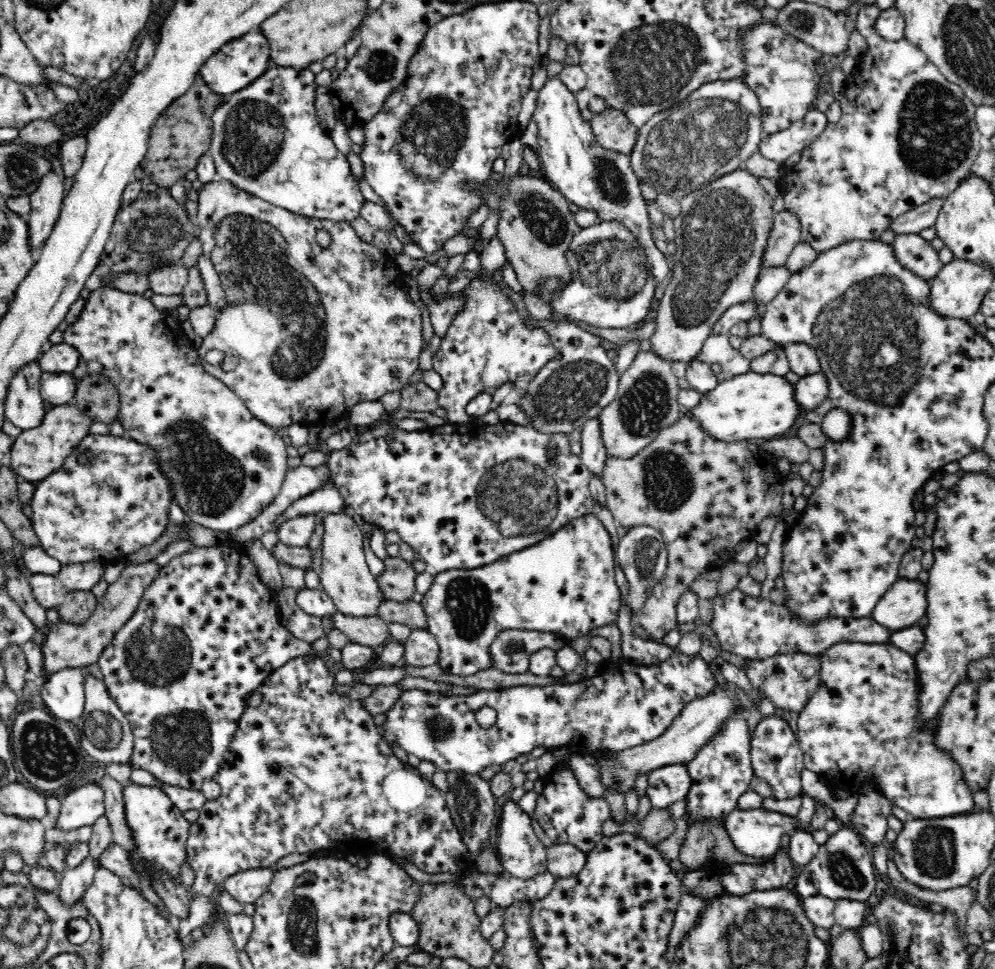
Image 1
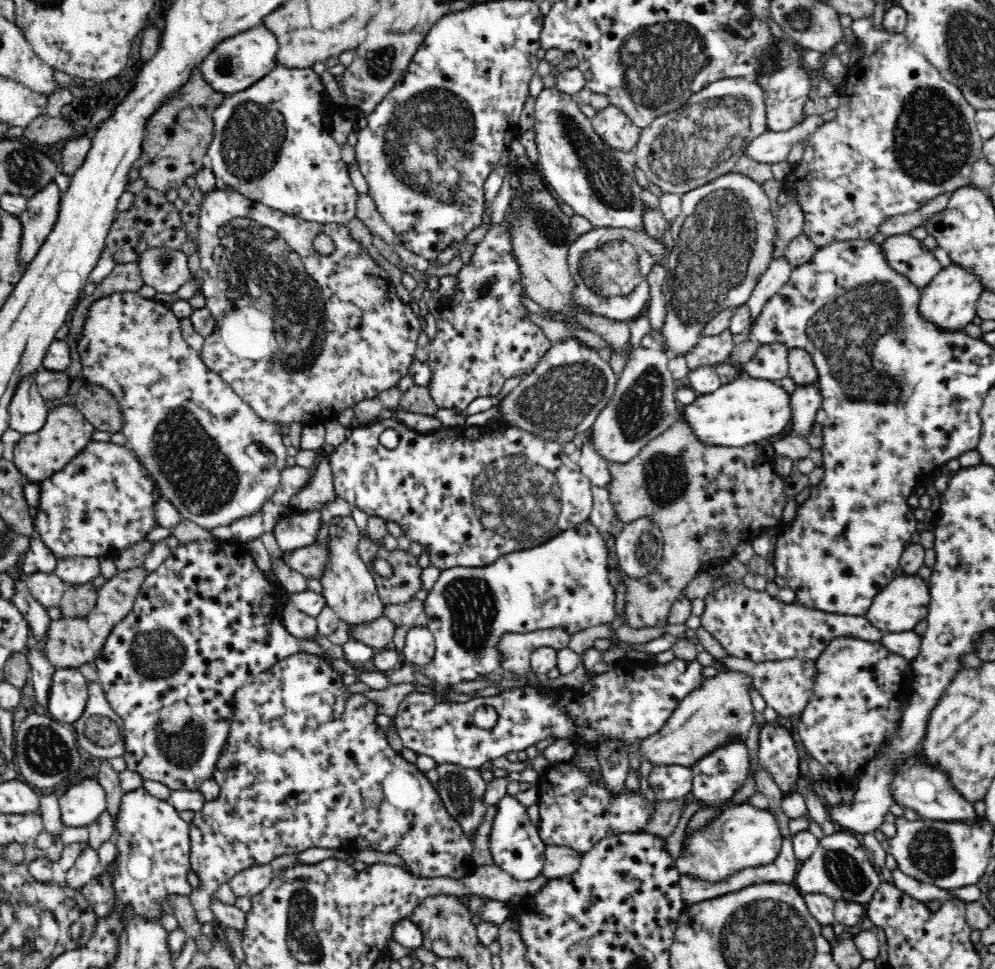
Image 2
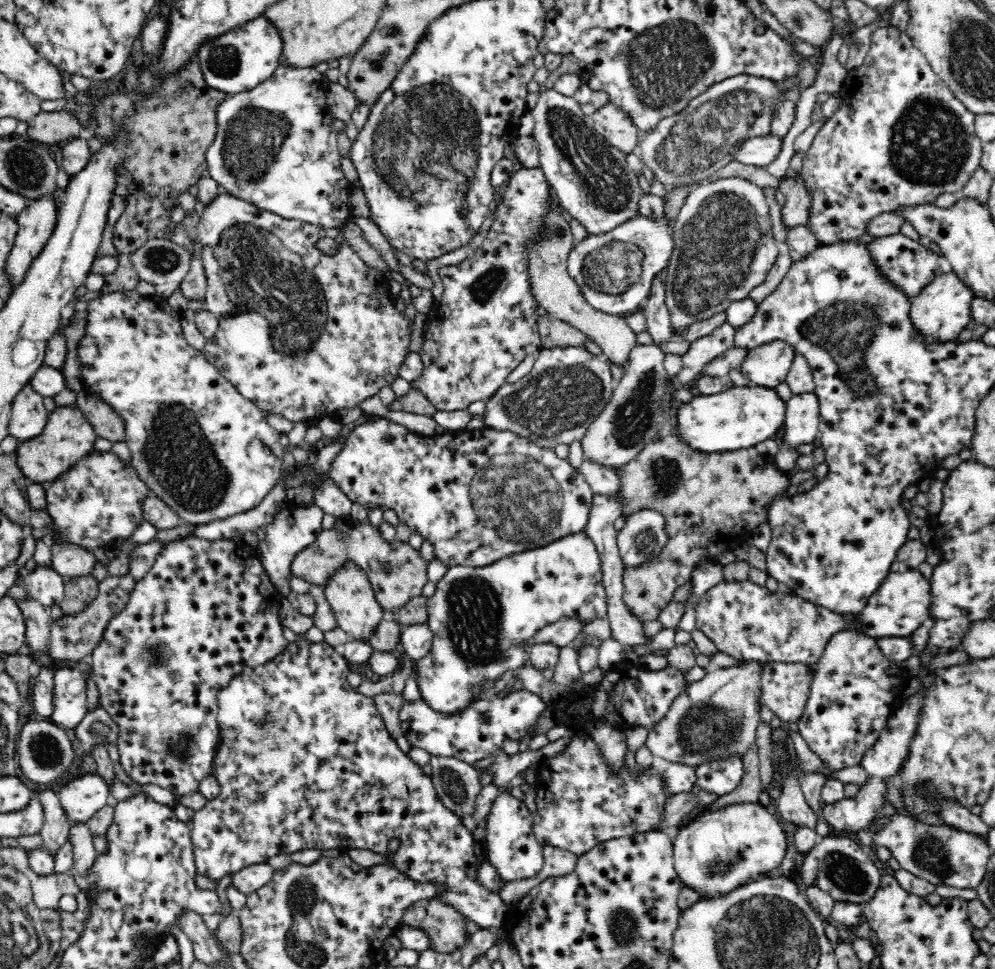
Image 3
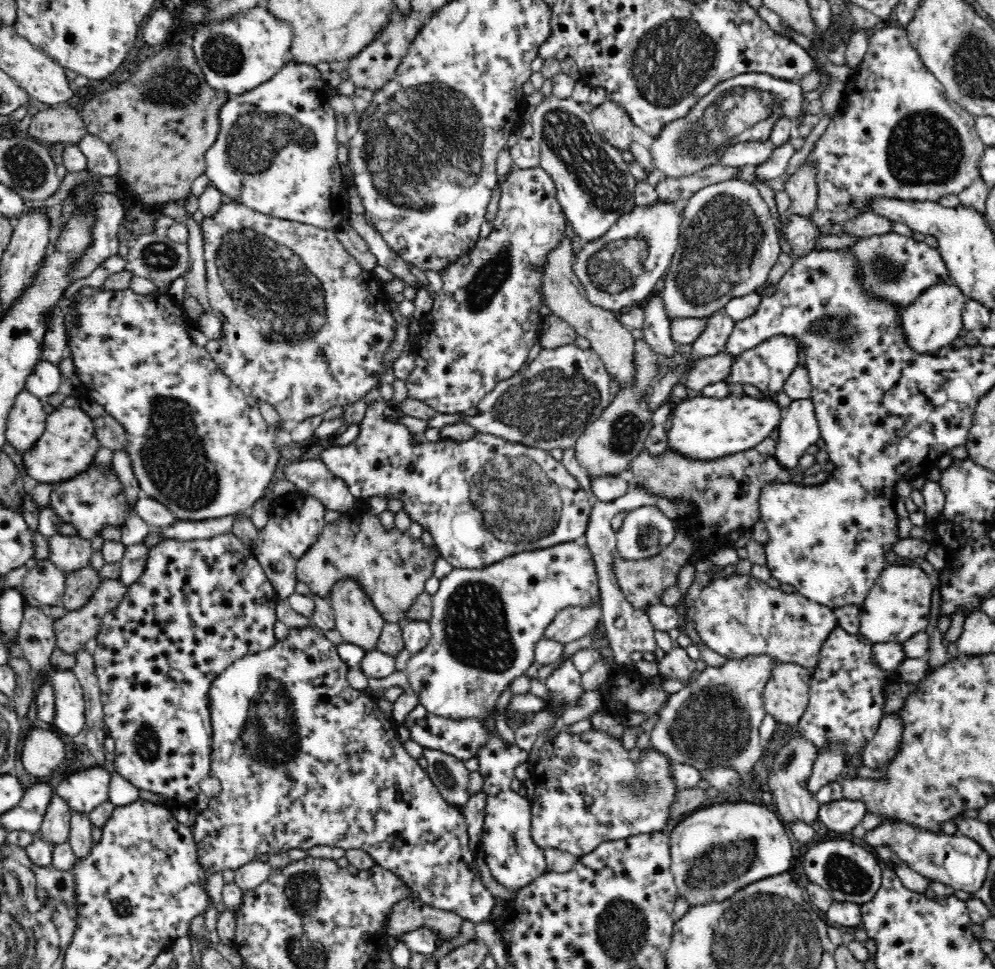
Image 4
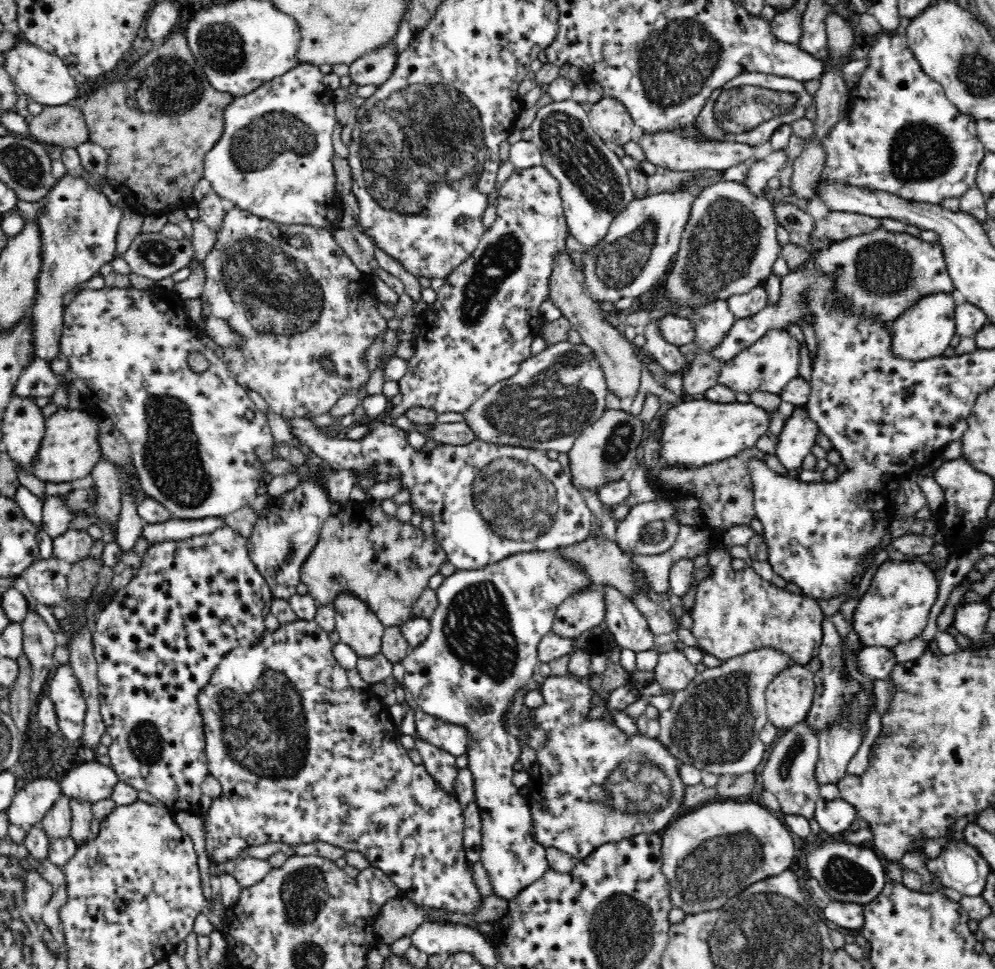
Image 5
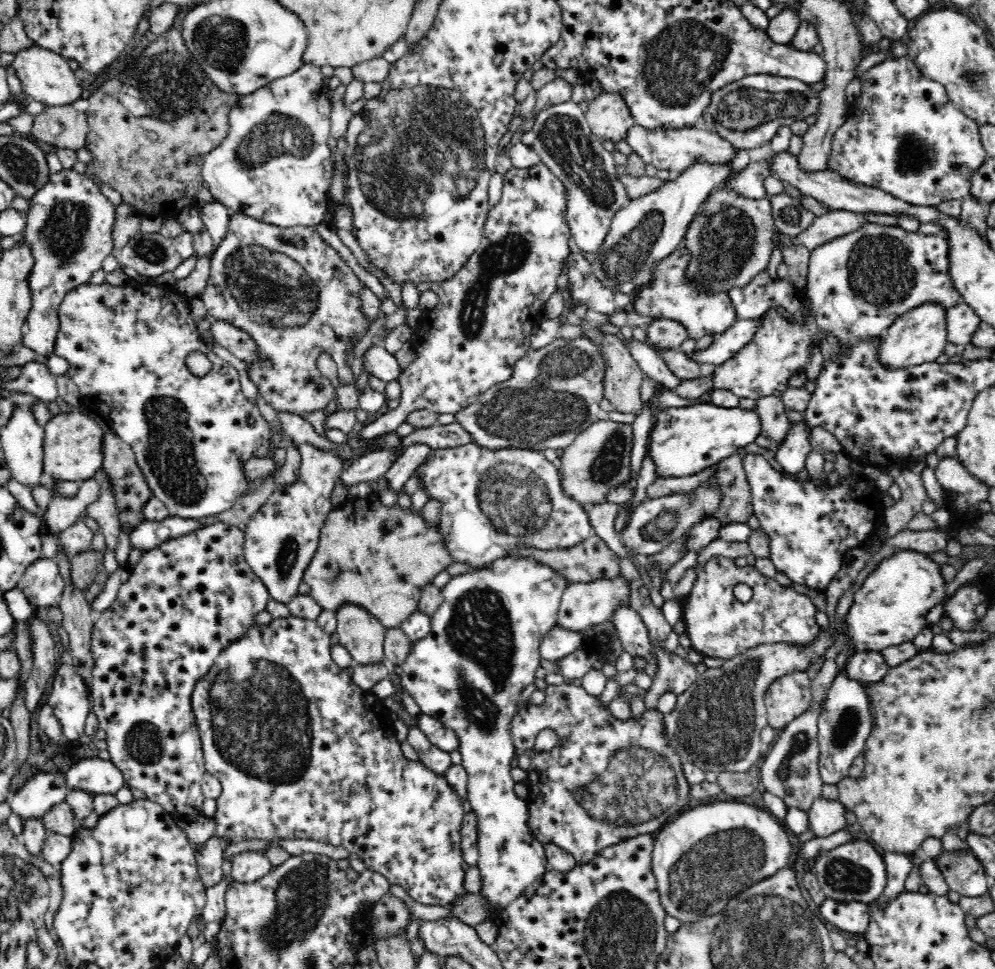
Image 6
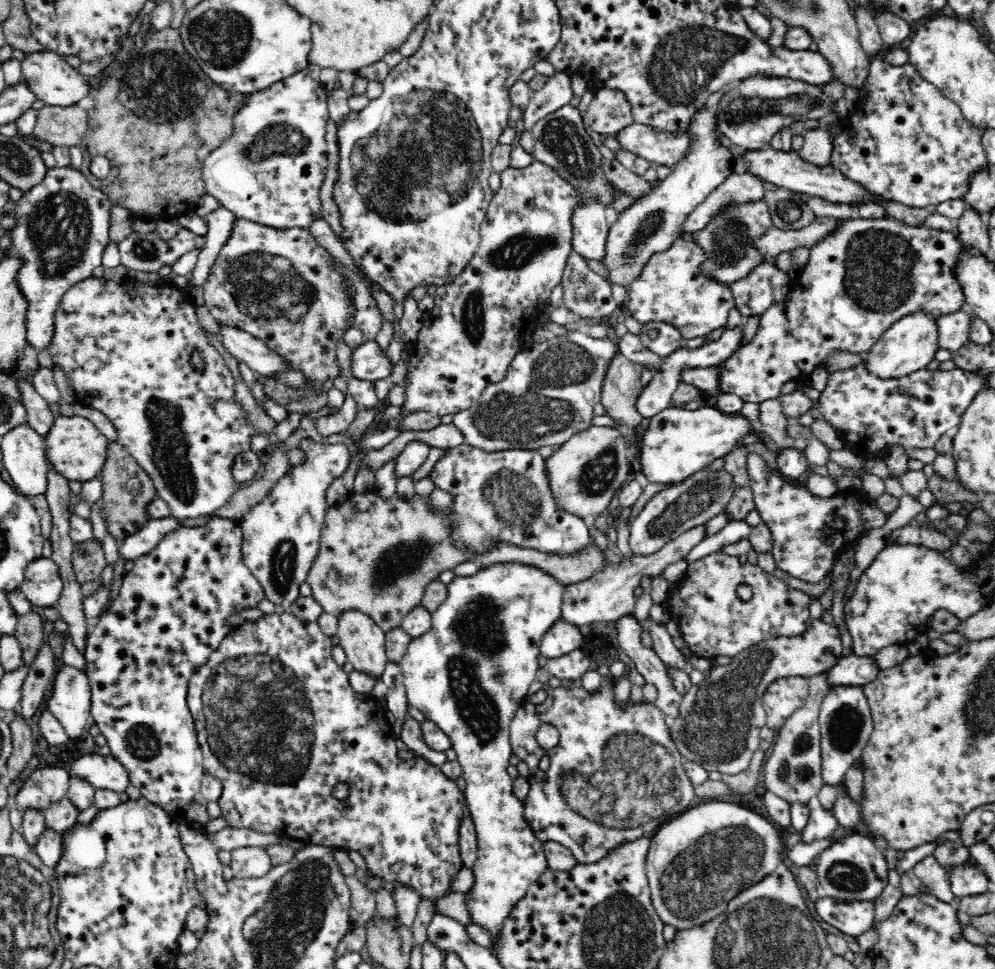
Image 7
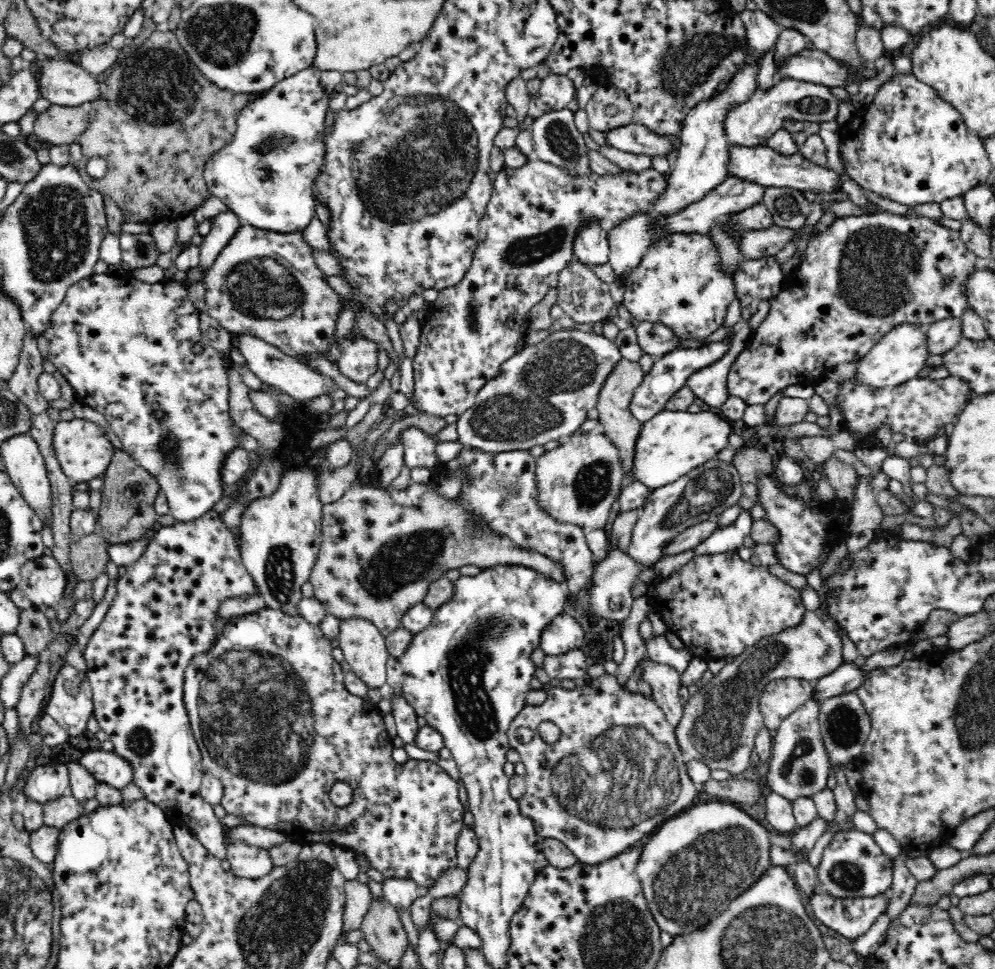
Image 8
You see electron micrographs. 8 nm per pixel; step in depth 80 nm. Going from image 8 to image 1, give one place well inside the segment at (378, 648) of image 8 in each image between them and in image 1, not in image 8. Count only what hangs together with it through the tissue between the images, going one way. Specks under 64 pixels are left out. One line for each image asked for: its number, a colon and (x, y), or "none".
1: (345, 577)
2: (348, 587)
3: (349, 592)
4: (357, 620)
5: (358, 627)
6: (359, 632)
7: (363, 641)

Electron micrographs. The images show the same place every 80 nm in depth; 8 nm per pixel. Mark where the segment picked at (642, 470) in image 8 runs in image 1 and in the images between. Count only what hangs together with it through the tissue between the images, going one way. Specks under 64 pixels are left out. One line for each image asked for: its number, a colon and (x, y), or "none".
1: (751, 405)
2: (745, 411)
3: (738, 418)
4: (703, 428)
5: (696, 432)
6: (684, 440)
7: (676, 443)

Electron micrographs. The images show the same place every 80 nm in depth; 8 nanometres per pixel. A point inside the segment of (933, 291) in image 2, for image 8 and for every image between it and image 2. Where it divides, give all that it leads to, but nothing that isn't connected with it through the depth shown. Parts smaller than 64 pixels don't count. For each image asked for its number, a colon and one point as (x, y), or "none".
3: (940, 312)
4: (933, 321)
5: (924, 331)
6: (918, 336)
7: (909, 345)
8: (901, 354)

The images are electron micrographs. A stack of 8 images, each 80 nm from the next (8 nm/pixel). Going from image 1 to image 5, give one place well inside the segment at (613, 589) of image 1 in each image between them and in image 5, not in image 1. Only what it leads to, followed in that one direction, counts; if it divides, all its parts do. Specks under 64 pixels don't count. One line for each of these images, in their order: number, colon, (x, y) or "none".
2: (564, 582)
3: (481, 619)
4: (485, 622)
5: (482, 648)

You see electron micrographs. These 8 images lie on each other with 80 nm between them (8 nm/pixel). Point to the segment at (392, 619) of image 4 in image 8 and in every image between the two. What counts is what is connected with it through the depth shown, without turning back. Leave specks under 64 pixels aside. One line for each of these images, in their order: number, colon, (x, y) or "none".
5: (386, 563)
6: (379, 557)
7: (377, 554)
8: (381, 548)

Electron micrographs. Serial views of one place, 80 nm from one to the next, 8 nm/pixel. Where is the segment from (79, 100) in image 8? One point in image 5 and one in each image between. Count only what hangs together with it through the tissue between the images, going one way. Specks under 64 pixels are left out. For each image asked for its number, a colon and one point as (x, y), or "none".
5: (42, 76)
6: (45, 76)
7: (52, 79)

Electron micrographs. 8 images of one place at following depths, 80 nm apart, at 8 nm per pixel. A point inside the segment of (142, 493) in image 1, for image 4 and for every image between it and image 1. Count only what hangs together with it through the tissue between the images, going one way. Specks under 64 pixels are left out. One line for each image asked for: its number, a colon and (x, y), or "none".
2: (101, 502)
3: (98, 501)
4: (93, 498)

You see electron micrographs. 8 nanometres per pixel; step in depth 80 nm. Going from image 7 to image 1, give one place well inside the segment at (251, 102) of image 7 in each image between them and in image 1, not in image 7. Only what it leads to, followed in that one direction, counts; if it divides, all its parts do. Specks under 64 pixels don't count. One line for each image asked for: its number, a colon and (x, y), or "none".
1: (267, 140)
2: (271, 143)
3: (275, 147)
4: (275, 152)
5: (274, 160)
6: (274, 165)

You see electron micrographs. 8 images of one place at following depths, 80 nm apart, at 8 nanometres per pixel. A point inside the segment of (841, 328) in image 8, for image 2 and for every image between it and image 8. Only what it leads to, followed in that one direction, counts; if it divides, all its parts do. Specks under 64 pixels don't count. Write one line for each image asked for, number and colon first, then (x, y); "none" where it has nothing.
2: (907, 256)
3: (909, 266)
4: (896, 269)
5: (879, 275)
6: (857, 285)
7: (870, 272)

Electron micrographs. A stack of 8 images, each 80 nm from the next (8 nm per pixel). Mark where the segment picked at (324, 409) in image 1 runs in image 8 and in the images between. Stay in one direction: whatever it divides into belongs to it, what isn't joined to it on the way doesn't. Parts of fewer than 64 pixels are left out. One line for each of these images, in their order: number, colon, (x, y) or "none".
2: (299, 336)
3: (332, 338)
4: (306, 327)
5: (292, 294)
6: (292, 293)
7: (278, 285)
8: (264, 284)

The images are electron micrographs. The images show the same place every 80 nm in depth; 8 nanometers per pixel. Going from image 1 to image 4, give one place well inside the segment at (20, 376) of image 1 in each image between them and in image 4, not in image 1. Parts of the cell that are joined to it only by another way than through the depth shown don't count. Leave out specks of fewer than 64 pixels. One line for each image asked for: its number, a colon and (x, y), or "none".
2: (27, 411)
3: (28, 417)
4: (26, 421)

